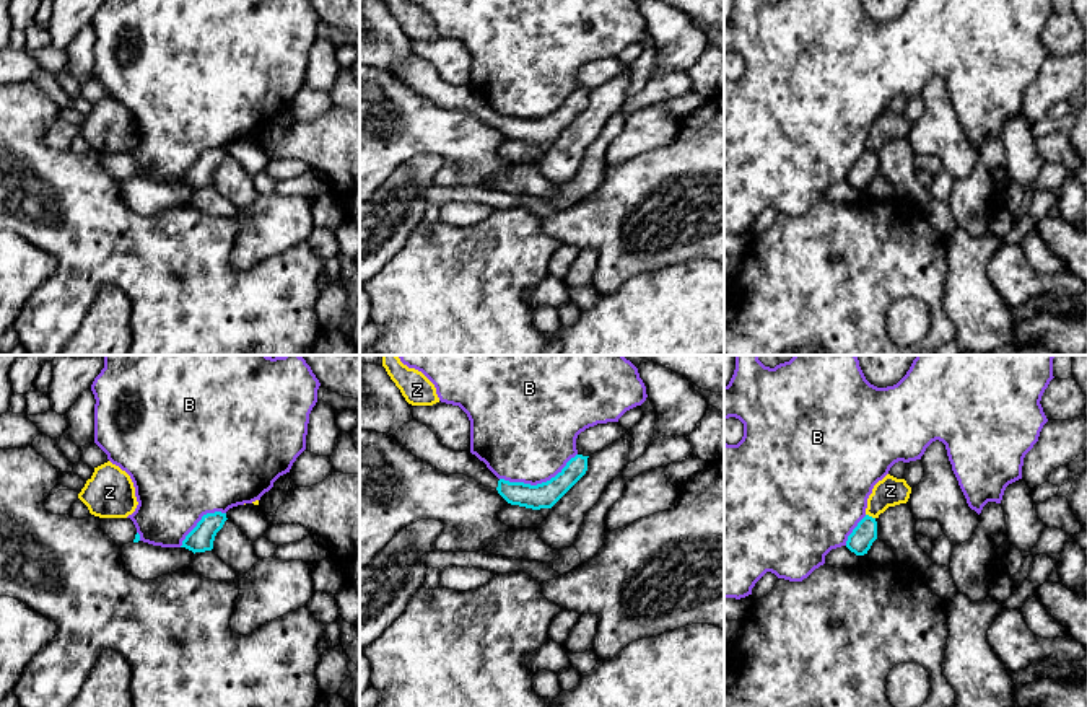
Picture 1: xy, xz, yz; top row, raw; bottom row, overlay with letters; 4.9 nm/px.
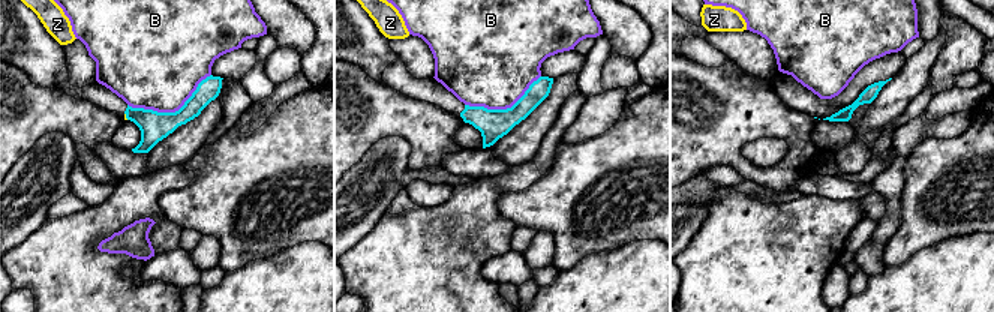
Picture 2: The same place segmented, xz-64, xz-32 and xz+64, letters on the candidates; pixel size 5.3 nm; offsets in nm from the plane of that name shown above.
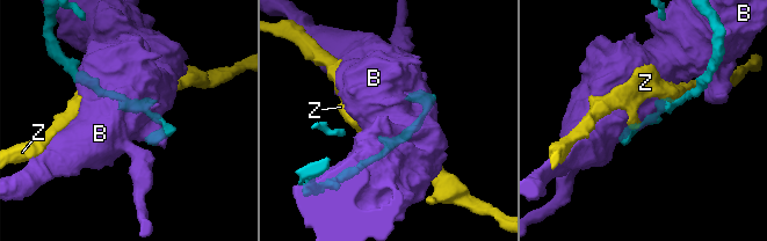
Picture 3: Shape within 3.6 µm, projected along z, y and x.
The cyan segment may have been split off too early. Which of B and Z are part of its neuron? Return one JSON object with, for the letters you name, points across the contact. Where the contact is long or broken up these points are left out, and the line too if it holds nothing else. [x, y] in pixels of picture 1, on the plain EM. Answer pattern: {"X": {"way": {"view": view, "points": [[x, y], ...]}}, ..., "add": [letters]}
{"add": []}

